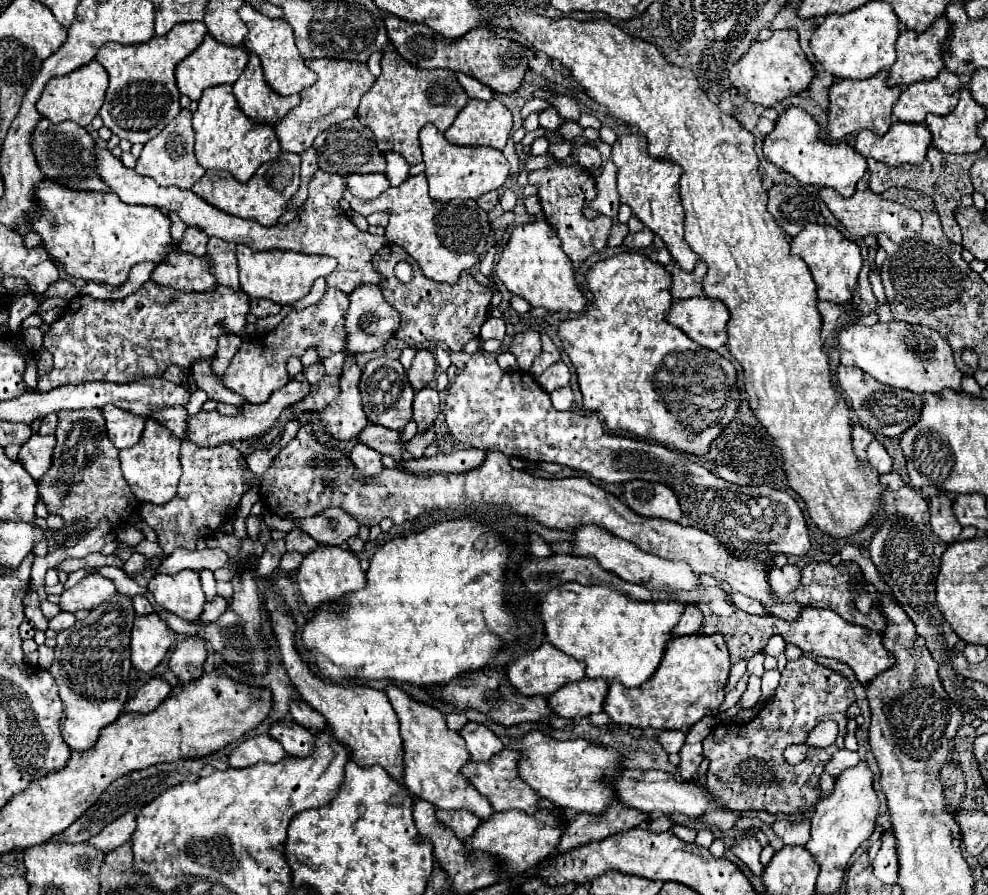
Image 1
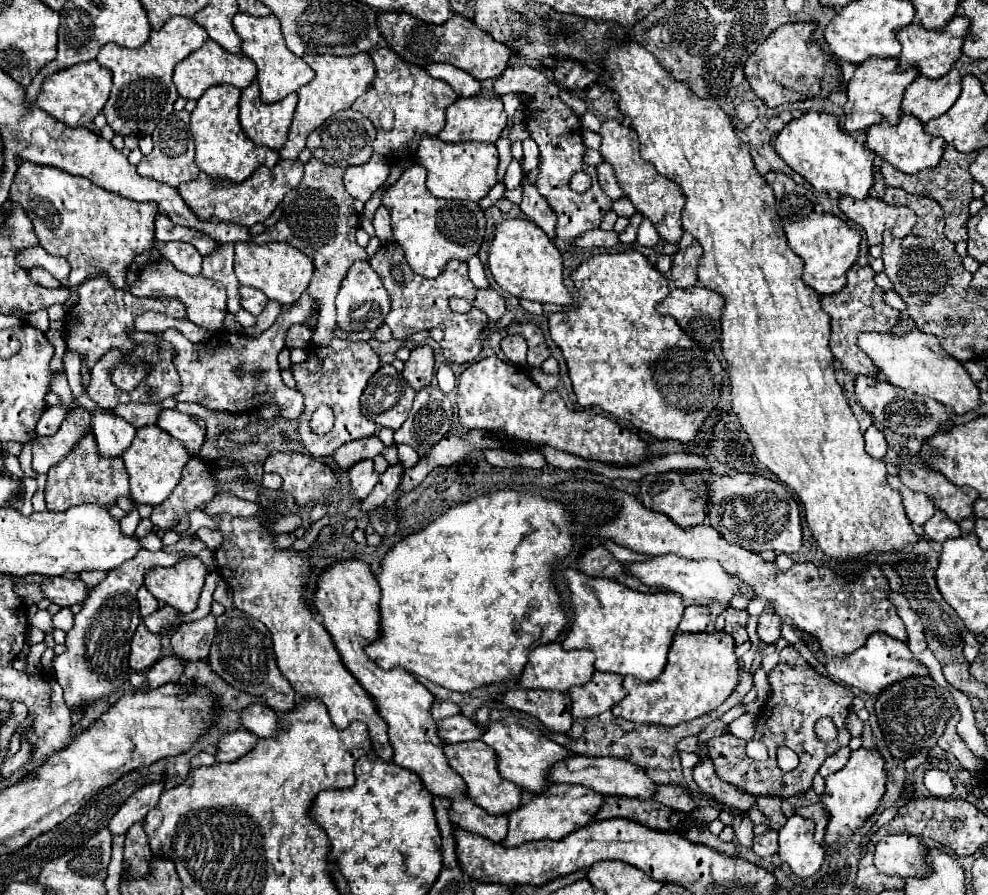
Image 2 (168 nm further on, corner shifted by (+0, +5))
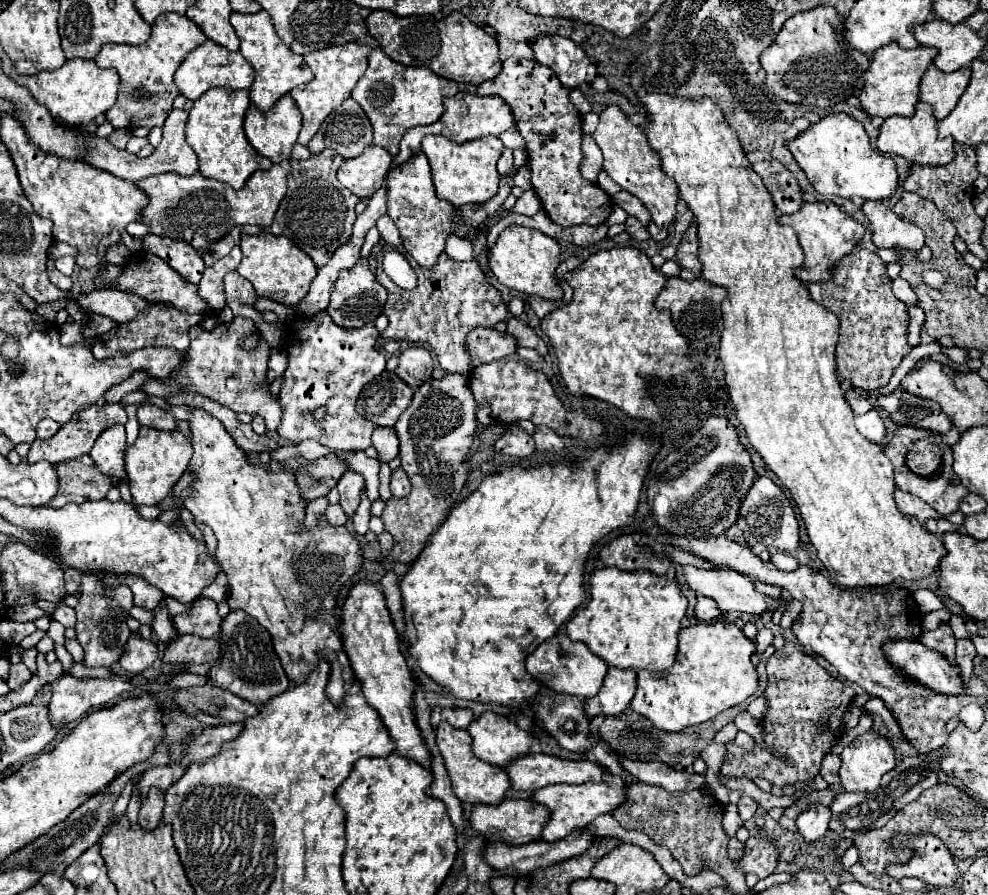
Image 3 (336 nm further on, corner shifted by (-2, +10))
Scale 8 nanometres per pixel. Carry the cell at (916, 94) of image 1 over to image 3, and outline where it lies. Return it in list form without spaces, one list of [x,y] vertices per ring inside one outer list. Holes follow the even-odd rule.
[[[931,65],[921,81],[921,101],[935,107],[935,117],[945,119],[957,105],[959,97],[967,89],[971,79],[971,69],[959,69],[953,73],[945,73]]]

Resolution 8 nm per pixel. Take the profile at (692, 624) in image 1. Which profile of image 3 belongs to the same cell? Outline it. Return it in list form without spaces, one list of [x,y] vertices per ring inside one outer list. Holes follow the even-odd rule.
[[[697,595],[697,607],[695,609],[697,609],[695,613],[697,613],[699,621],[705,621],[705,623],[713,623],[715,619],[721,617],[721,611],[717,609],[715,601],[709,601],[709,597]]]

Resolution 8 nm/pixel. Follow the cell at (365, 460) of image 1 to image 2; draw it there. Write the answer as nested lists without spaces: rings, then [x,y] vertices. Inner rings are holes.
[[[373,460],[357,462],[355,466],[351,466],[349,474],[351,474],[351,494],[359,500],[365,500],[379,480],[379,474],[373,470]]]

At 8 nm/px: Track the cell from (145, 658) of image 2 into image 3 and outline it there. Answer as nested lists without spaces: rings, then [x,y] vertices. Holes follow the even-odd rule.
[[[133,633],[129,637],[129,641],[125,643],[125,653],[121,655],[119,663],[121,667],[131,673],[131,675],[139,675],[143,673],[155,659],[159,657],[157,645],[153,641],[145,641],[141,639],[137,633]]]

